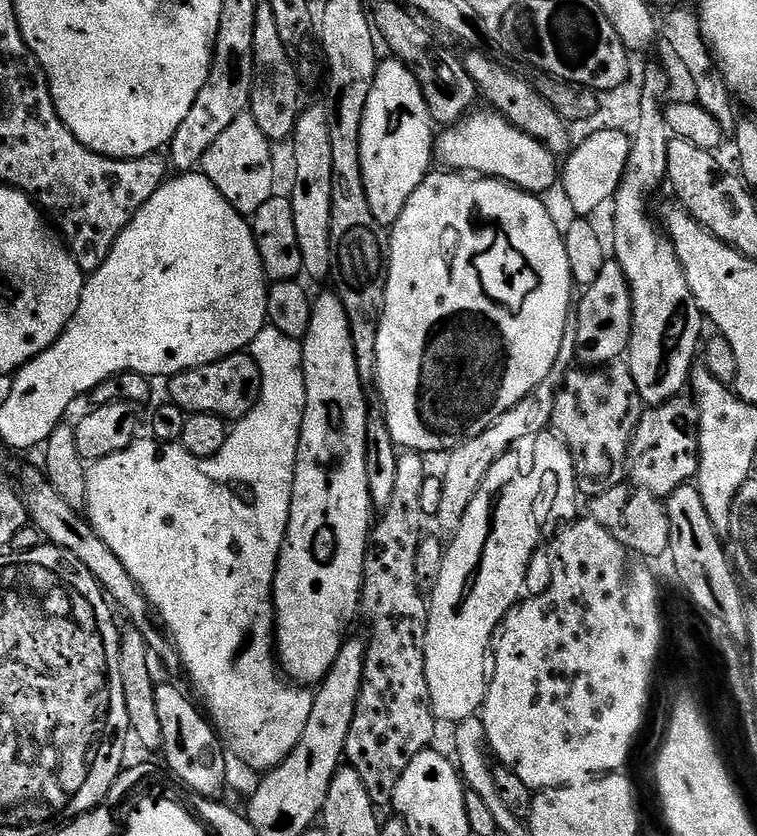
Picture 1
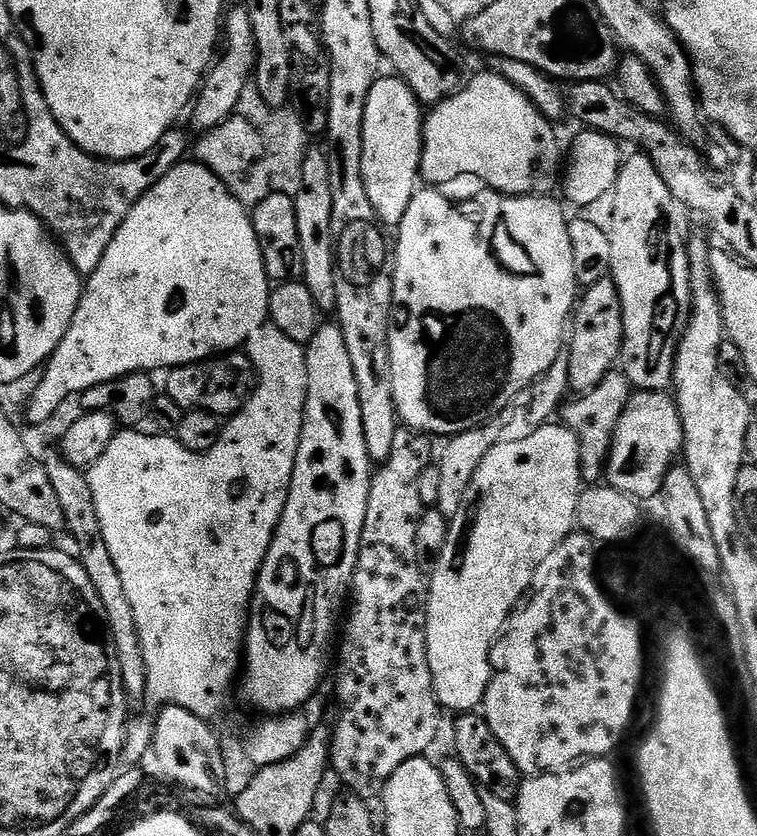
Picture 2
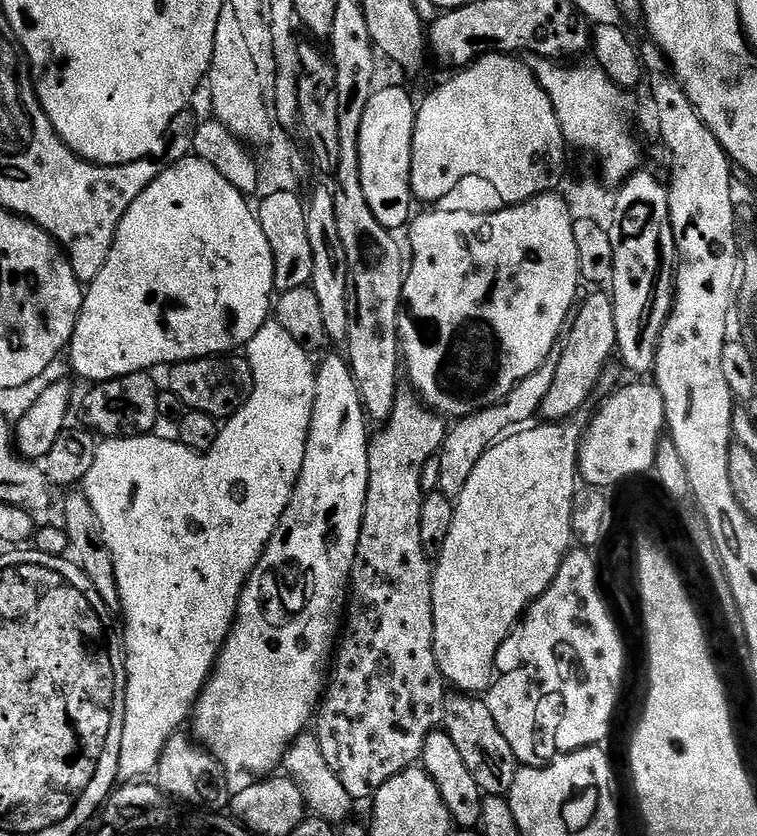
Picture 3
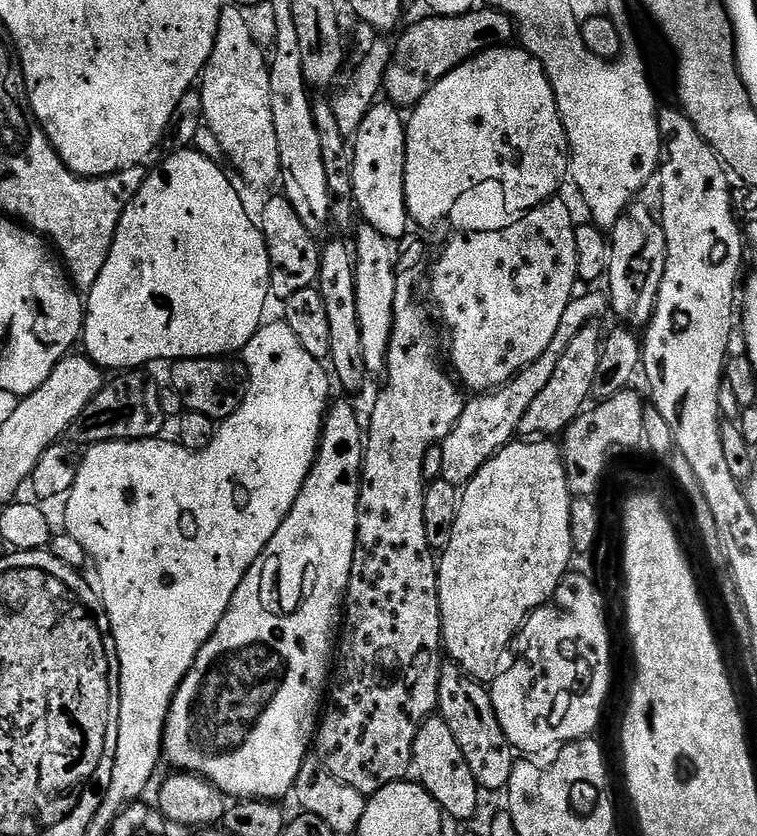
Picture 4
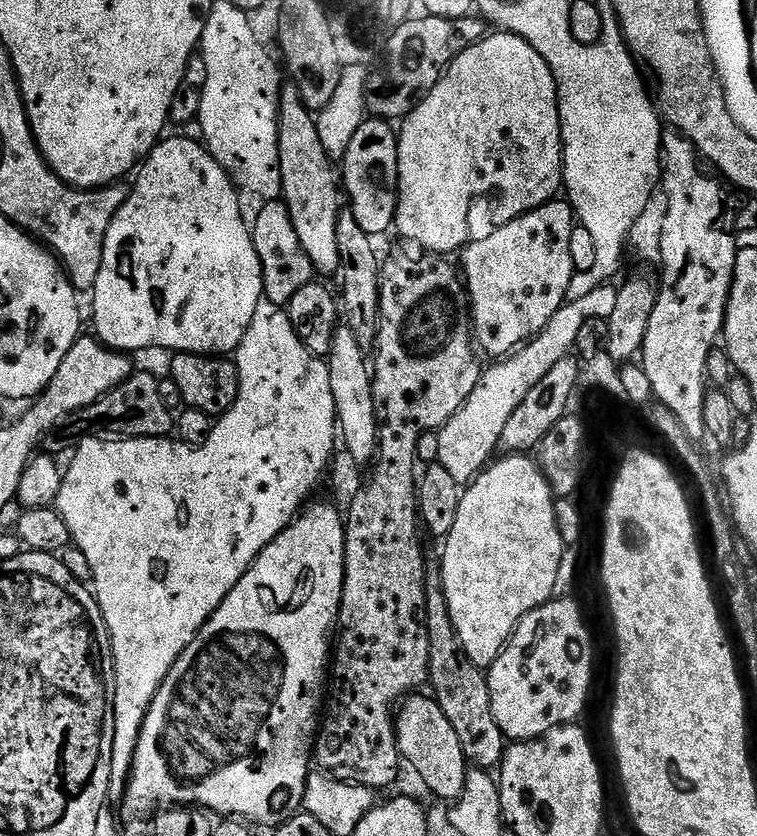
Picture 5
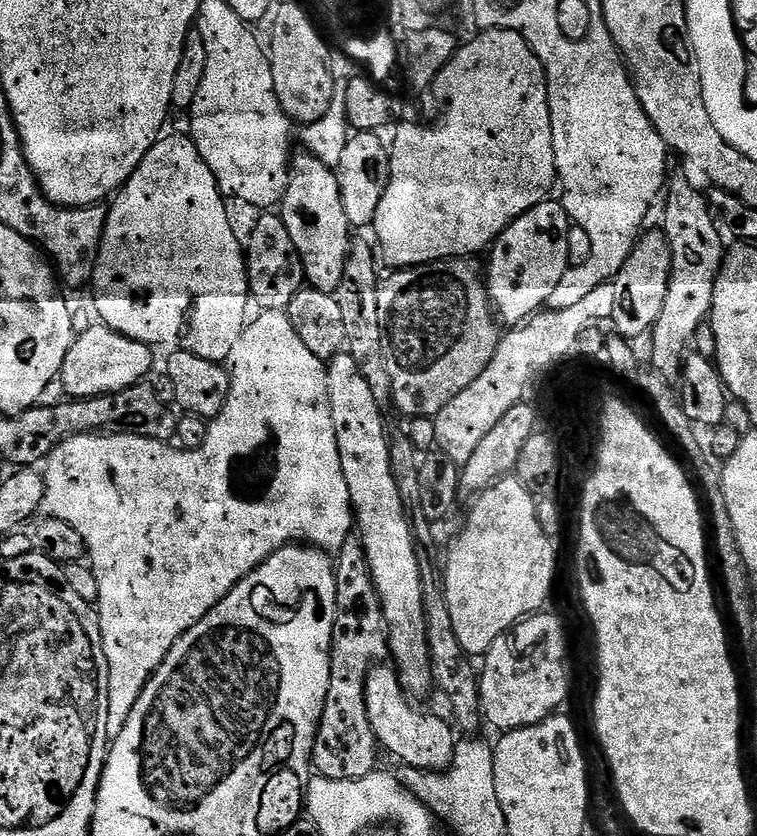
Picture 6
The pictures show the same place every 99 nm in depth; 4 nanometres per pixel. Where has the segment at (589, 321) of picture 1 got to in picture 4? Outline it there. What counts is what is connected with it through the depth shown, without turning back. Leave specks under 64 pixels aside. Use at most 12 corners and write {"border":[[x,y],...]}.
{"border":[[602,332],[570,338],[521,437],[559,437],[585,411]]}

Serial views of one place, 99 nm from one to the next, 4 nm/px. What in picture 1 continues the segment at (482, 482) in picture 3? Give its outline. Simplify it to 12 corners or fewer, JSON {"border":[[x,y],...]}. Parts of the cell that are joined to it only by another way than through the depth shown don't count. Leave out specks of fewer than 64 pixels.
{"border":[[512,445],[447,541],[424,635],[437,721],[483,709],[490,649],[576,467]]}

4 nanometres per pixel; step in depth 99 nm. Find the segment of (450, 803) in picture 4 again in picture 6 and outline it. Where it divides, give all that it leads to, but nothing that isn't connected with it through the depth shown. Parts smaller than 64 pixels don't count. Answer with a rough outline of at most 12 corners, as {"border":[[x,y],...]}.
{"border":[[395,667],[364,679],[366,718],[401,765],[444,772],[453,725],[408,704]]}

